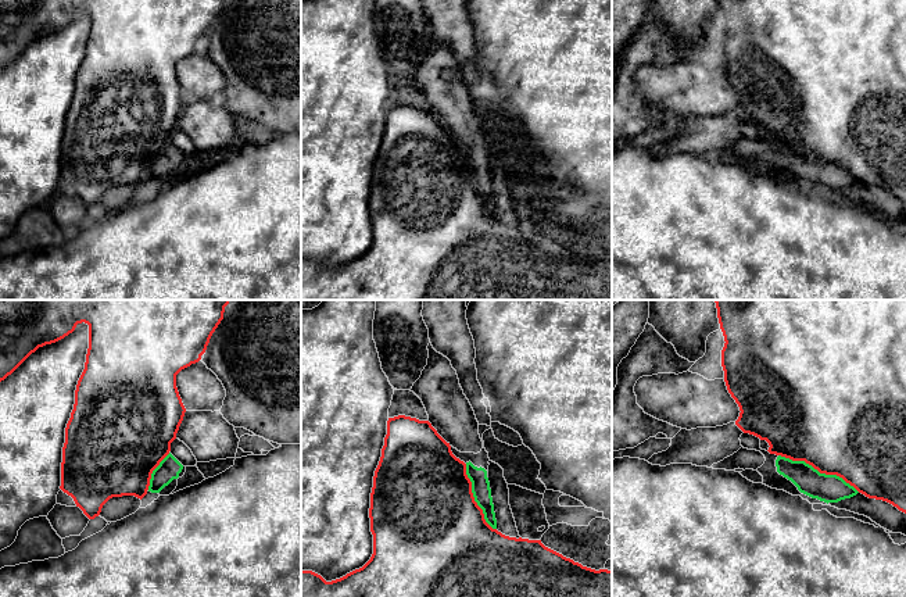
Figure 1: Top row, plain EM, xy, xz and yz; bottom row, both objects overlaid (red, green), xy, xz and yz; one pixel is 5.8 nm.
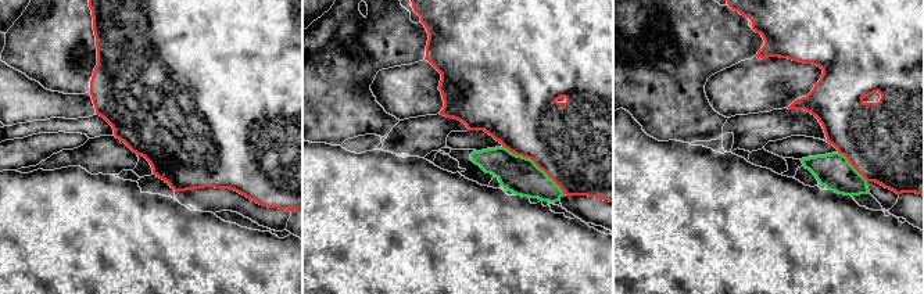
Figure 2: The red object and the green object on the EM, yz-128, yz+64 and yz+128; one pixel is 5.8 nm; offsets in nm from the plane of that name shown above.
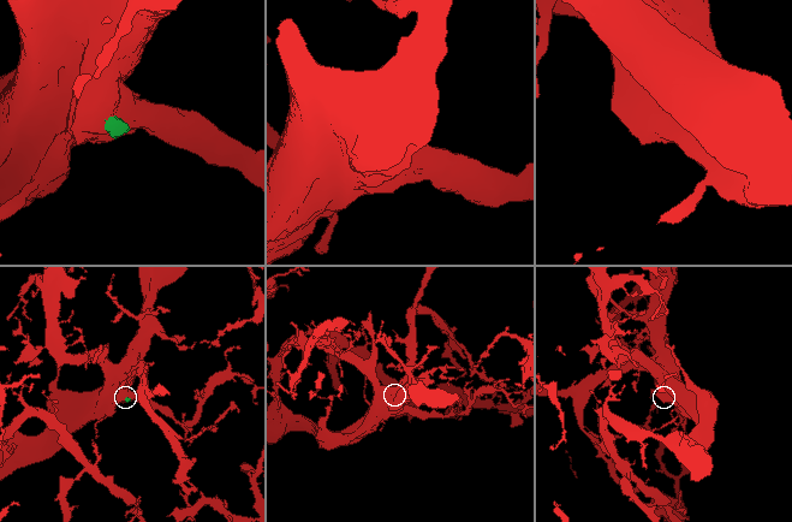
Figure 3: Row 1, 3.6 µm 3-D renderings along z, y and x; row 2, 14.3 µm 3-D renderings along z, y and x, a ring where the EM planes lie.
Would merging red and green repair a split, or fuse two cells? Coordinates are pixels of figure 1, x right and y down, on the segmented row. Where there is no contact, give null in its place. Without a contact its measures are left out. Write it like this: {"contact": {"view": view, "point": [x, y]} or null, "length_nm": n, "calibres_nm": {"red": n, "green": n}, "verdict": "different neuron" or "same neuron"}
{"contact": {"view": "yz", "point": [819, 471]}, "length_nm": 500, "calibres_nm": {"red": 480, "green": 160}, "verdict": "different neuron"}

